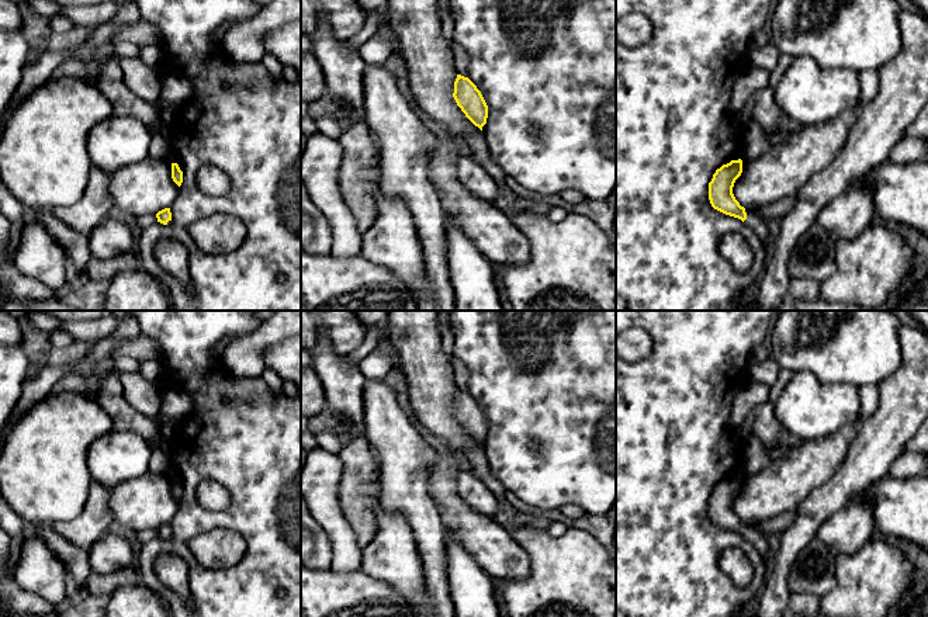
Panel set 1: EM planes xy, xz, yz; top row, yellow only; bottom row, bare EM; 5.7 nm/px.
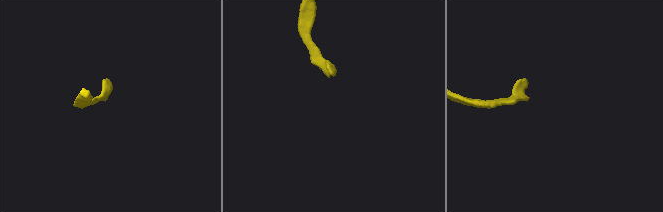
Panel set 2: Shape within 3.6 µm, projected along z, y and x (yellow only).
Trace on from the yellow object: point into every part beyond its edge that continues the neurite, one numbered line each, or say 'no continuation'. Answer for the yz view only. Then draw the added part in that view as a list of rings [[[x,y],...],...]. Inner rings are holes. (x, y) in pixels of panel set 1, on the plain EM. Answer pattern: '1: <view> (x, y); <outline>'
1: yz (759, 541); [[[745,526],[747,527],[747,534],[744,538],[749,541],[765,558],[772,558],[773,554],[771,552],[768,537],[763,534],[759,534],[755,527],[752,526]]]

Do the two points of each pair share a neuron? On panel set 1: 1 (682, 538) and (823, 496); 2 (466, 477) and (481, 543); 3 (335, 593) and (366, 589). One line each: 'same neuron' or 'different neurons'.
1: different neurons
2: different neurons
3: same neuron

